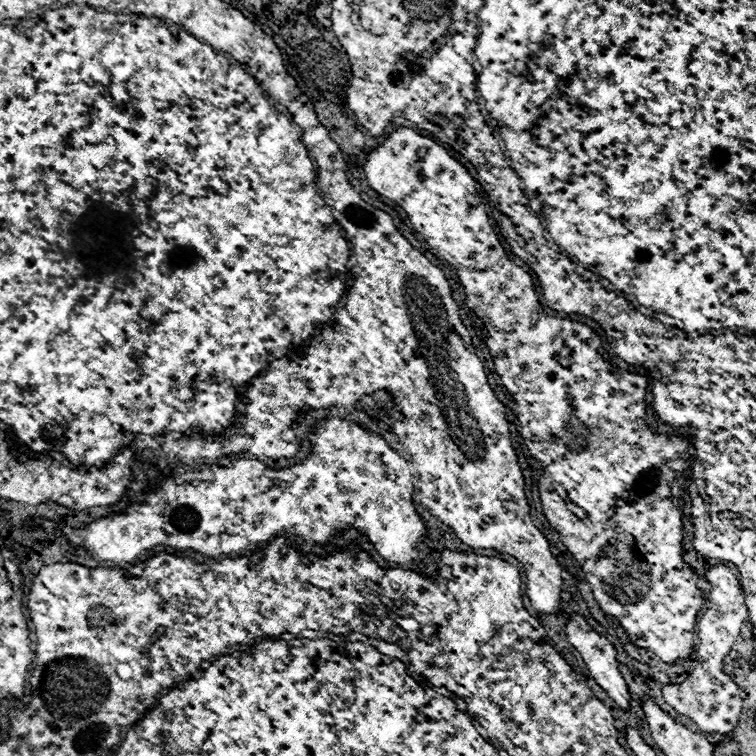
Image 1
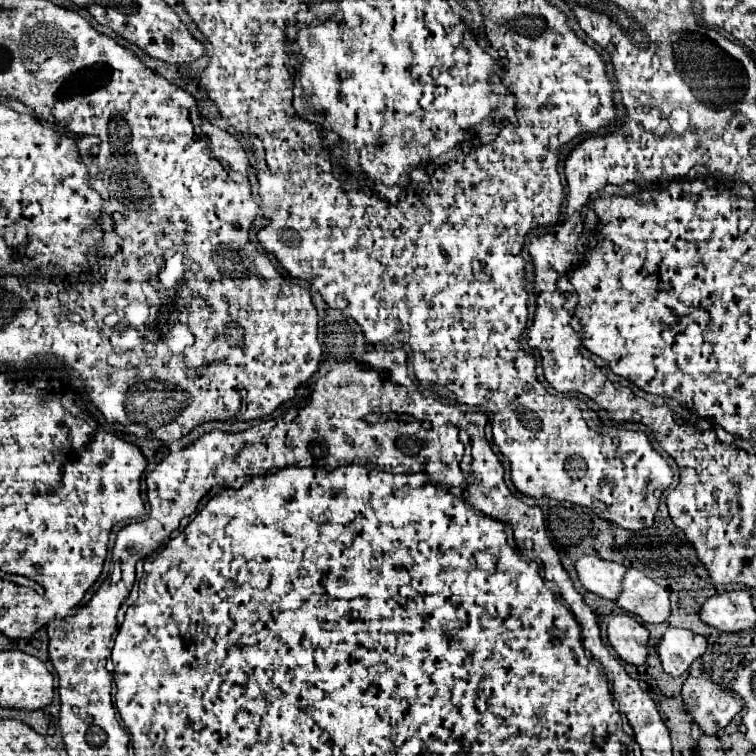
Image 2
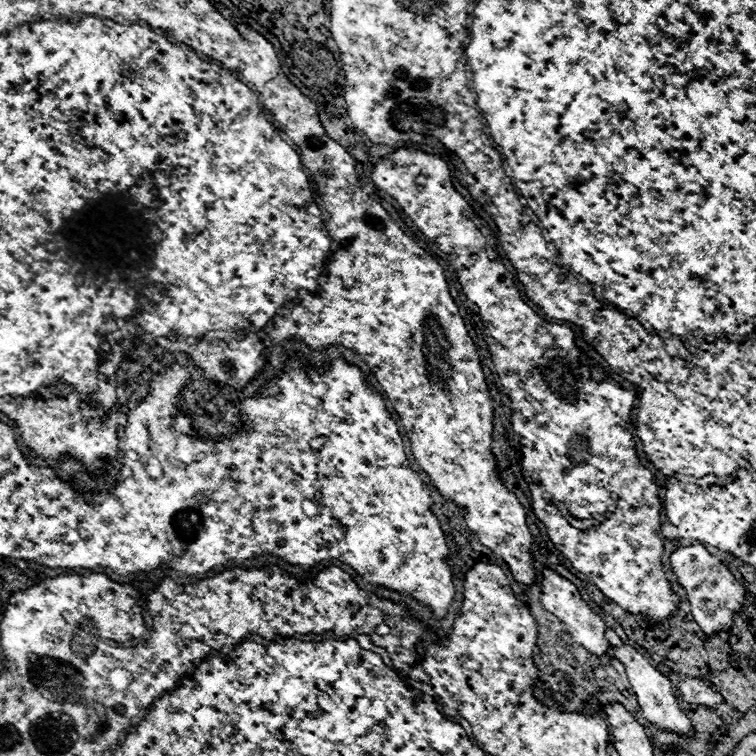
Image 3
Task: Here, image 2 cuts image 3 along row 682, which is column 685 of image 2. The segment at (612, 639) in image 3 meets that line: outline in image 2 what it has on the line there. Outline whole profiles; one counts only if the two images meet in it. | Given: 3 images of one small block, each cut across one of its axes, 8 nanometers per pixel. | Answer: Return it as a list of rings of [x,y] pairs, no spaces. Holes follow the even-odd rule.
[[[670,626],[660,640],[658,656],[664,672],[670,676],[682,676],[690,664],[706,652],[706,638],[684,628]]]

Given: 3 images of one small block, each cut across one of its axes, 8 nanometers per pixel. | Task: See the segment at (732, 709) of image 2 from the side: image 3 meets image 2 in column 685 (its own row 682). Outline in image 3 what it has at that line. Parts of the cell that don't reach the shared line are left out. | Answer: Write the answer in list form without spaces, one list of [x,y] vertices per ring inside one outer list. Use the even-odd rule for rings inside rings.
[[[686,678],[680,684],[680,694],[686,702],[690,704],[706,704],[706,706],[716,706],[722,702],[722,696],[718,694],[716,688],[708,686],[706,682],[700,682],[696,678]]]

